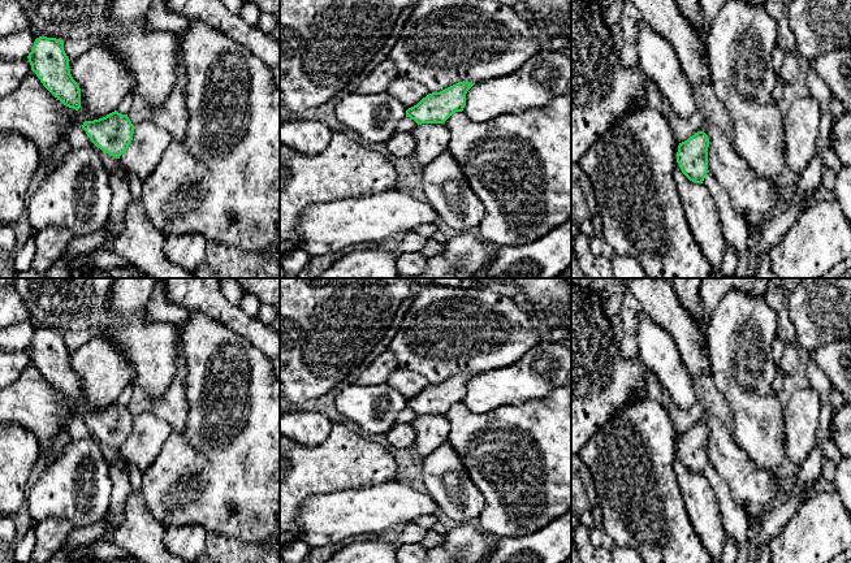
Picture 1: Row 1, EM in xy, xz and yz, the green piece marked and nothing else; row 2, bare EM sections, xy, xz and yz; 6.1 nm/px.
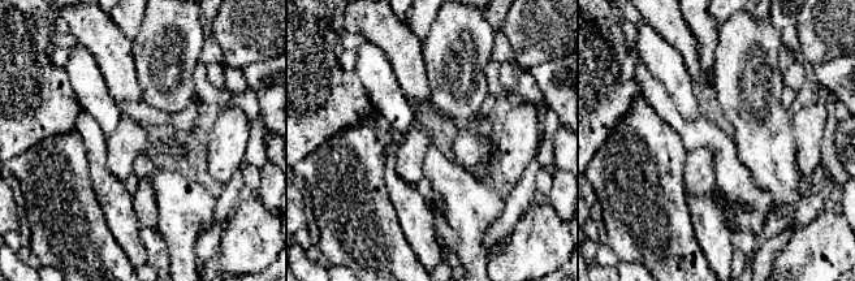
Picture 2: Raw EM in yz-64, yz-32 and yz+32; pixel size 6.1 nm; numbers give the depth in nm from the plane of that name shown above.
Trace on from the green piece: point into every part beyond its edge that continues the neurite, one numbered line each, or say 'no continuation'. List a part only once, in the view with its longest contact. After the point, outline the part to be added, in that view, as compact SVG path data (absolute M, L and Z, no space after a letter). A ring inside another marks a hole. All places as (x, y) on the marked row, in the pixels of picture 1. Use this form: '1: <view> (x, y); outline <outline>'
no continuation

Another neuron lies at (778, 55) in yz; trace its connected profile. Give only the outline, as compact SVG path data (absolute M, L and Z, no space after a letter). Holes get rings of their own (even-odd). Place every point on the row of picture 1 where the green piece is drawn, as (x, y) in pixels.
M777 44L774 47L774 51L773 51L773 66L774 66L774 70L776 70L777 83L785 83L785 81L781 77L781 73L779 73L779 69L781 69L781 65L783 62L785 56L786 56L786 52L783 49L781 49Z

